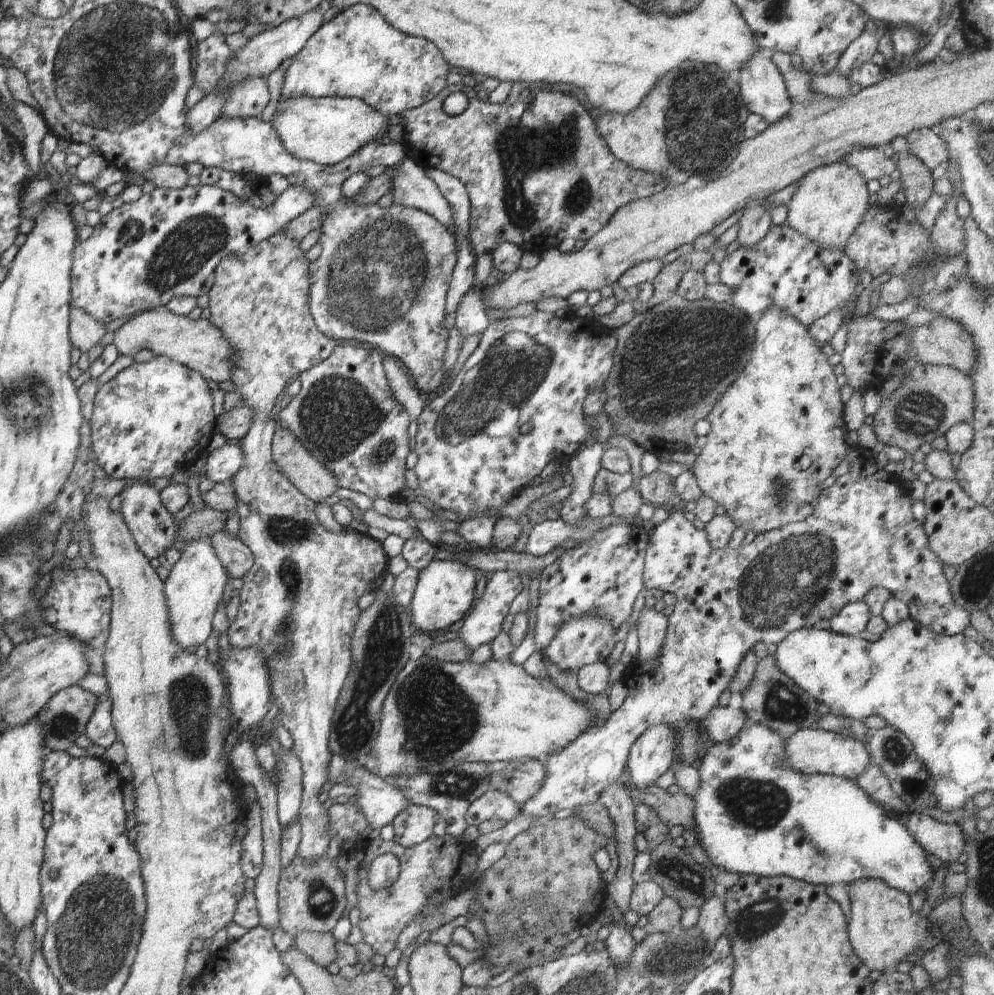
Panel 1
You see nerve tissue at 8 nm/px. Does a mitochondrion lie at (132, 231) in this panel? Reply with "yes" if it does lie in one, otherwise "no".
yes

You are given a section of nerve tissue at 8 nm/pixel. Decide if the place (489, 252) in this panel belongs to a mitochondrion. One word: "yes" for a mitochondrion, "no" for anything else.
no

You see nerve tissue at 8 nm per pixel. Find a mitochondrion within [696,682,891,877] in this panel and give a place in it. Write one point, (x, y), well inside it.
(757, 803)

